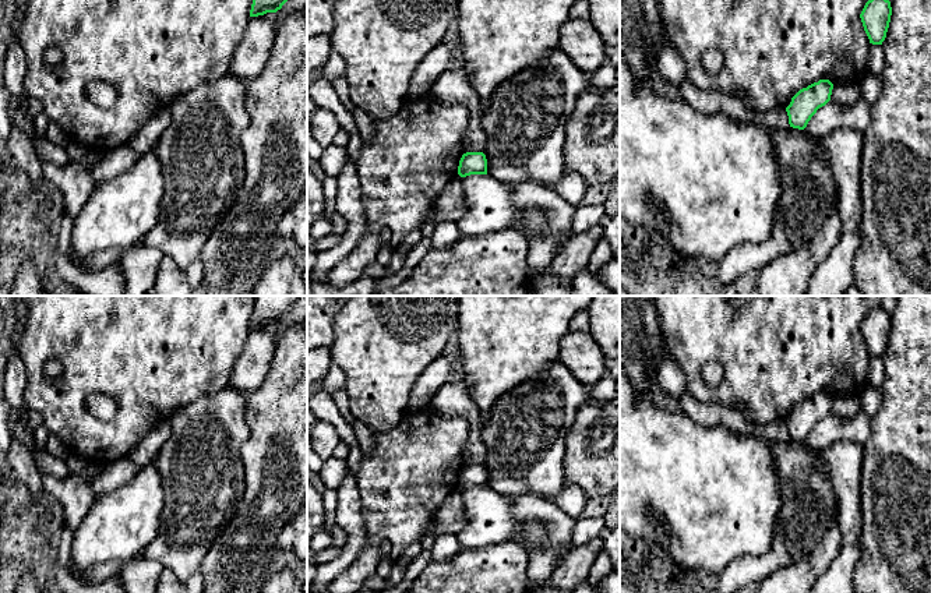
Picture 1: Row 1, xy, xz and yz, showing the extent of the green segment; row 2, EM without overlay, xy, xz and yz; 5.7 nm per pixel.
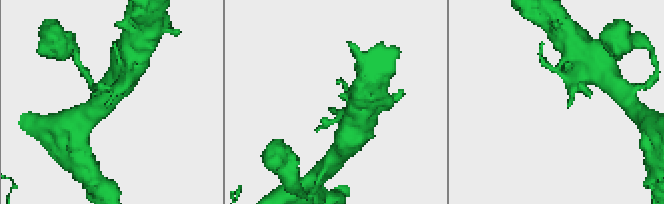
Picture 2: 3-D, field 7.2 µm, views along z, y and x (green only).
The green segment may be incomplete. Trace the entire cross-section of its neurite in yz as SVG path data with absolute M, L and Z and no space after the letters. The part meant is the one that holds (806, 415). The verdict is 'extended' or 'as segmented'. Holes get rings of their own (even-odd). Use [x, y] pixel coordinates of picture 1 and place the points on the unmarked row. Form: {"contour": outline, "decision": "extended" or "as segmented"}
{"contour": "M819 392L800 402L786 420L790 440L804 442L817 423L831 413L832 402L829 392Z", "decision": "as segmented"}

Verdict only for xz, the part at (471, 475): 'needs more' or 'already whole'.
already whole

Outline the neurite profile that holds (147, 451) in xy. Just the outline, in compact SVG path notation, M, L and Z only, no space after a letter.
M169 420L162 421L127 455L127 458L140 467L152 463L170 434L172 428Z

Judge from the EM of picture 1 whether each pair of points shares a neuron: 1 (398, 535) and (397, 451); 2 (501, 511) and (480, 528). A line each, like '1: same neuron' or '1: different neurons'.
1: same neuron
2: same neuron

